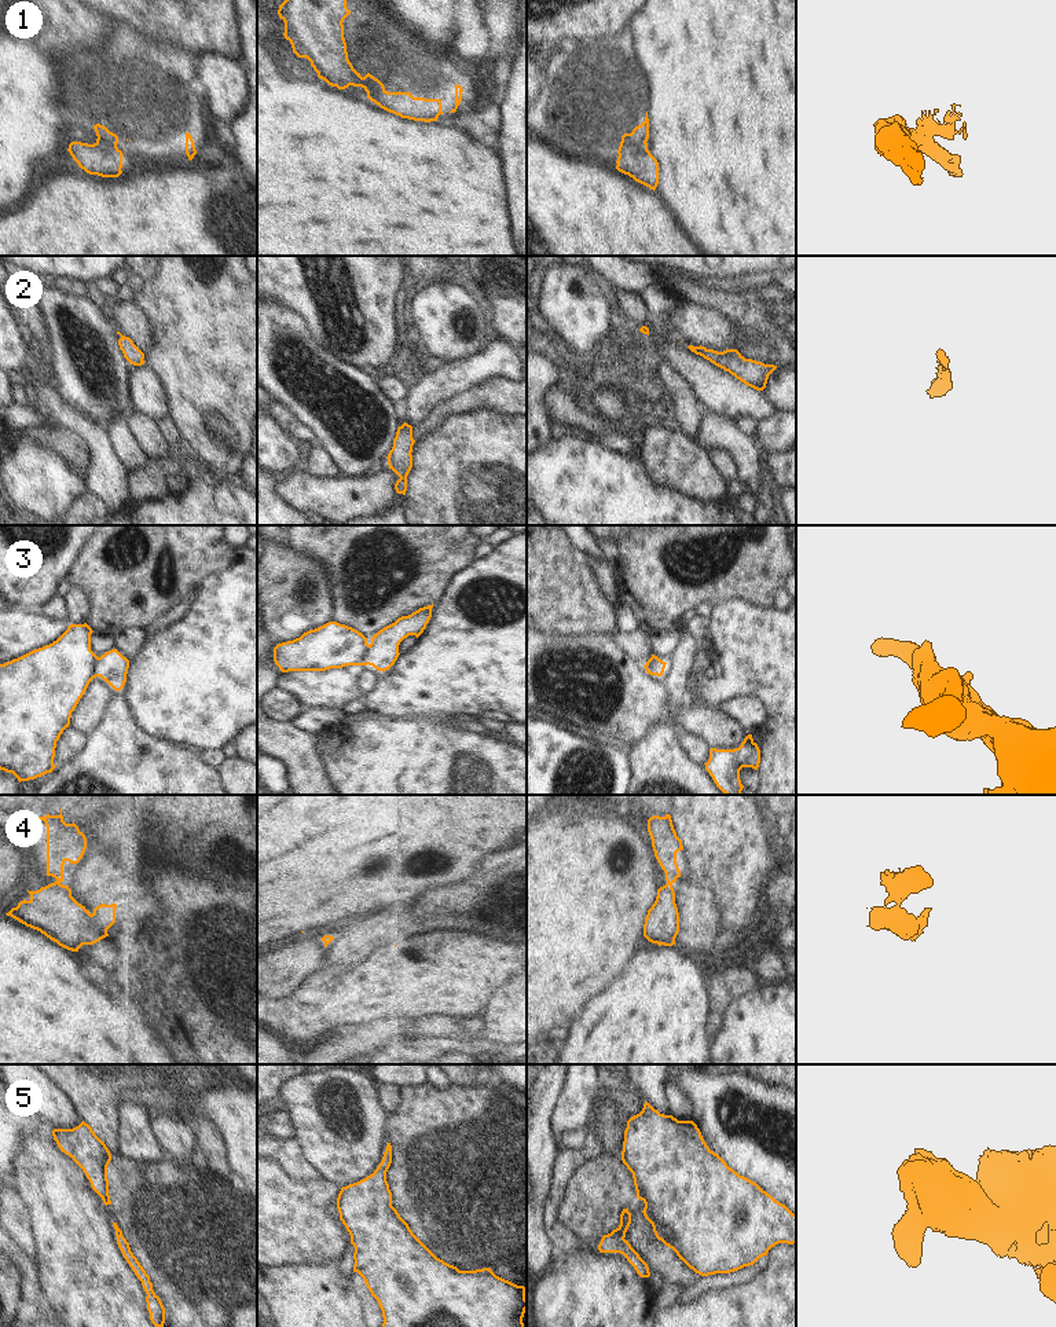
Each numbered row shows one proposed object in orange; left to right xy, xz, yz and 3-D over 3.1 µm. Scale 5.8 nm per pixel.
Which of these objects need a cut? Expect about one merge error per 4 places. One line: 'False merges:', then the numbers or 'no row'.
False merges: 1, 3, 4.

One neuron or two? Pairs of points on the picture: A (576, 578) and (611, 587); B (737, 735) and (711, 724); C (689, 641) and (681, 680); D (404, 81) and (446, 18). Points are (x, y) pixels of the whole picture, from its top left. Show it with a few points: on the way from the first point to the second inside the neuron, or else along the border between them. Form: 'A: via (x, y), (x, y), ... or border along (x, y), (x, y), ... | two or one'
A: border along (586, 556), (594, 582), (605, 600), (615, 607) | two
B: via (730, 735), (718, 730) | one
C: via (686, 651), (681, 660), (681, 670) | one
D: border along (403, 22), (426, 39), (451, 51) | two

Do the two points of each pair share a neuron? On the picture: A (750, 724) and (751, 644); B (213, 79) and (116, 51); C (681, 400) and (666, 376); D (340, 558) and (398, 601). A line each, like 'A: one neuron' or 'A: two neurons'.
A: two neurons
B: two neurons
C: one neuron
D: one neuron

